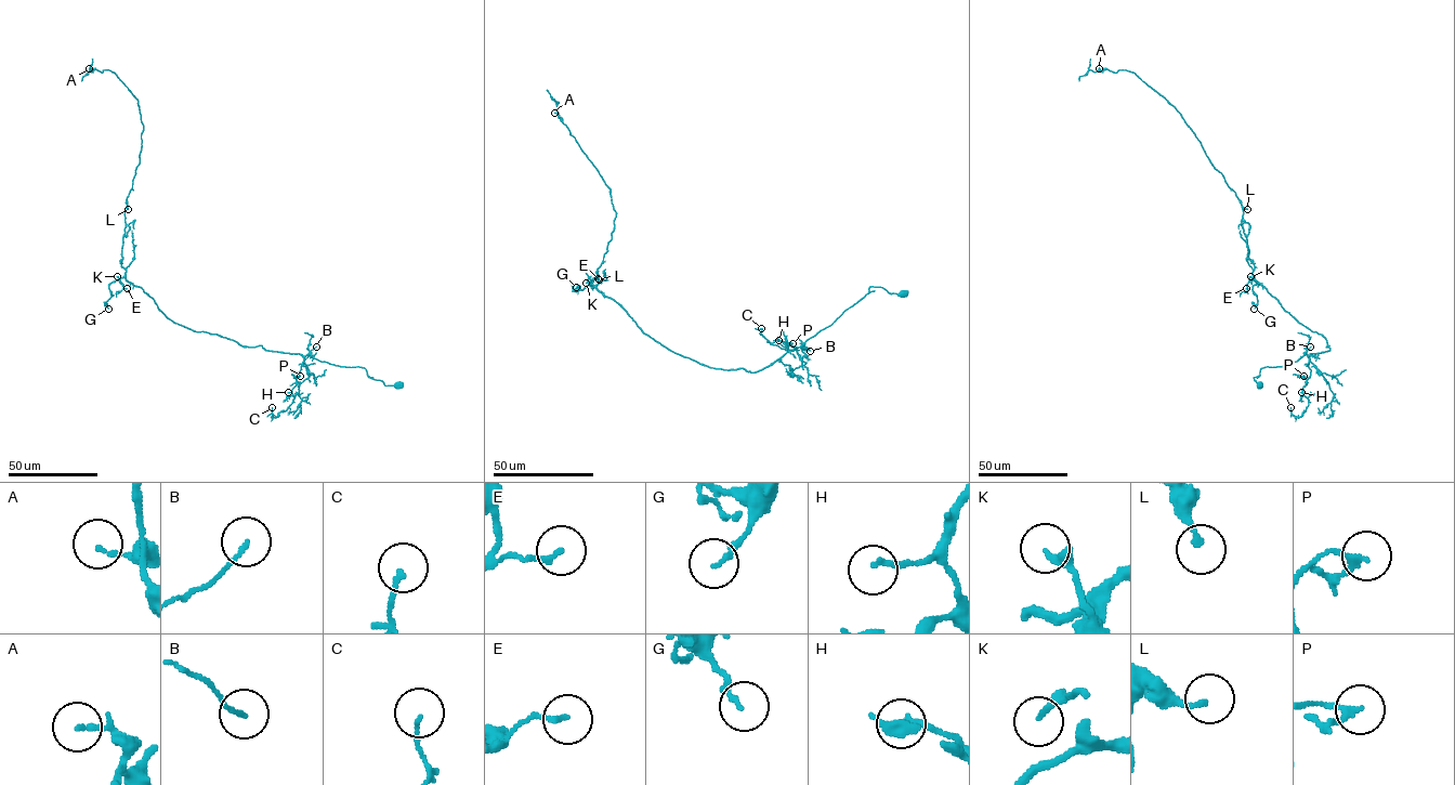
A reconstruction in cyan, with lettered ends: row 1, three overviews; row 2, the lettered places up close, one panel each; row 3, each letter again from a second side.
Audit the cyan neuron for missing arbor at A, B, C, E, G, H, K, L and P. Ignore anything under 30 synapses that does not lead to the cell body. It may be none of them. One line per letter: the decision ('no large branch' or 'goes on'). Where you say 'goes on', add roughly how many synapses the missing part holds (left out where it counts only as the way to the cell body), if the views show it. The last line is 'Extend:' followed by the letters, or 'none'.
A: no large branch
B: no large branch
C: no large branch
E: no large branch
G: no large branch
H: no large branch
K: goes on; about 40 synapses
L: no large branch
P: no large branch
Extend: K

